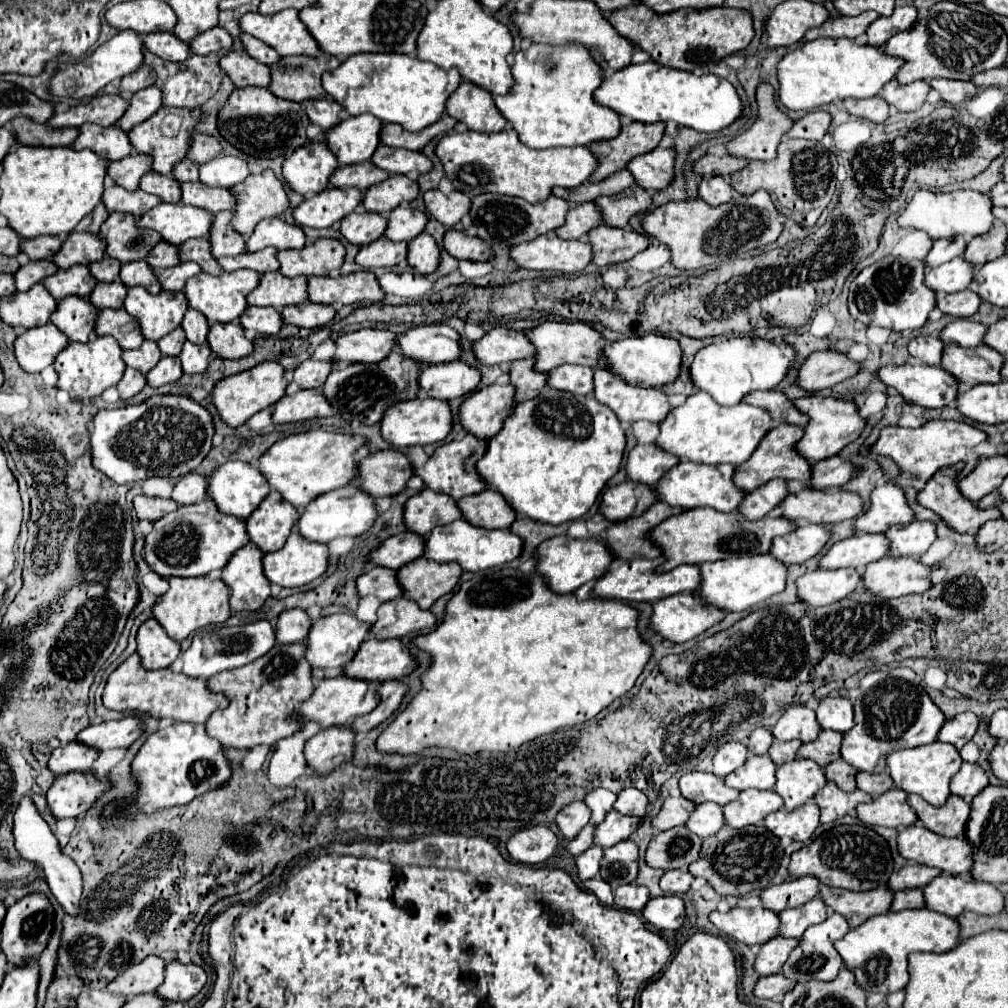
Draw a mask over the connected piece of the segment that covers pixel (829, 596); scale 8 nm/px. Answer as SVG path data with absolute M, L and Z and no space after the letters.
M815 570L797 578L797 600L807 606L829 606L859 584L857 570Z

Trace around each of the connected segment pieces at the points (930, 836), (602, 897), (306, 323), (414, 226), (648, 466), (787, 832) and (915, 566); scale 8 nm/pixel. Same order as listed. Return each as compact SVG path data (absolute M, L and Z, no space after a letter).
M923 824L907 826L899 832L899 854L907 860L935 866L947 874L961 874L973 866L973 848L965 836L947 838Z
M603 878L587 880L587 882L585 882L585 888L587 888L589 892L593 892L593 894L599 898L601 904L613 906L613 890L611 890L611 886L609 886Z
M303 302L297 306L285 306L281 310L281 316L285 322L301 328L321 328L335 318L335 308L315 302Z
M411 206L395 208L391 210L385 236L391 238L393 242L399 242L399 240L409 242L409 238L405 236L419 236L425 230L427 222L429 222L429 216L417 208L411 208Z
M637 444L627 458L627 478L655 486L655 482L659 482L659 478L671 466L675 466L675 462L679 462L679 458L667 458L667 454L659 454L655 444Z
M803 804L791 812L779 810L765 818L763 822L775 836L783 838L789 836L791 840L809 840L819 826L819 806L817 804Z
M881 558L867 564L861 582L867 592L877 598L899 598L905 594L919 594L931 586L931 566L915 558Z

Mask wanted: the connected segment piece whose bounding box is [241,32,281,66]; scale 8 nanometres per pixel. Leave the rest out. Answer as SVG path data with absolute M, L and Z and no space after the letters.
M243 32L243 34L241 34L241 42L243 42L247 54L253 56L255 60L259 60L261 64L271 66L271 64L279 62L279 58L281 58L269 44L265 44L263 40L259 40L259 38L251 36L251 34L245 34L245 32Z

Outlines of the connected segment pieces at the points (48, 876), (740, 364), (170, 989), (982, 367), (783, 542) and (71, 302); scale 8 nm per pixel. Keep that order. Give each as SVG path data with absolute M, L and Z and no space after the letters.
M23 796L15 816L13 816L13 836L15 836L15 848L19 852L21 858L39 864L45 872L45 880L53 892L53 896L57 898L57 902L63 906L63 910L67 914L79 914L79 898L81 898L81 872L77 868L77 864L63 854L57 838L53 836L49 824L43 820L43 816L39 814L35 802L29 796Z
M731 338L731 340L723 340L723 342L717 342L717 344L709 344L705 348L701 348L697 354L695 354L695 360L693 364L689 366L689 376L691 376L691 382L707 392L717 404L721 406L733 406L737 402L741 402L741 398L753 390L771 390L775 388L787 374L789 366L793 364L793 358L795 358L795 352L791 350L791 346L787 344L771 344L767 340L761 340L757 338L757 342L753 342L751 338Z
M173 960L167 964L165 970L165 982L163 988L157 990L159 996L167 998L169 1002L187 1002L195 994L201 992L201 988L207 982L207 974L199 964L181 964L179 960Z
M979 344L977 348L959 348L959 346L945 346L943 348L943 360L941 360L941 368L945 372L949 372L959 384L987 384L987 382L1001 382L999 370L1001 370L1003 358L999 356L999 352Z
M809 524L805 528L795 528L787 536L779 536L773 540L769 554L779 562L787 564L801 564L813 558L829 540L829 526L823 524Z
M67 296L57 304L57 310L51 316L51 322L67 334L73 342L87 342L95 330L99 308L93 306L87 298Z

